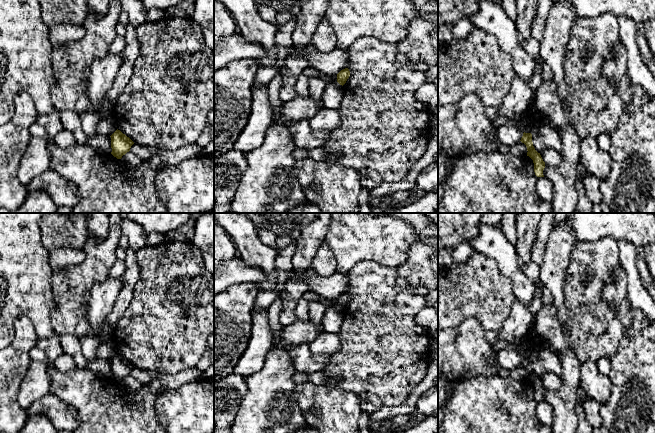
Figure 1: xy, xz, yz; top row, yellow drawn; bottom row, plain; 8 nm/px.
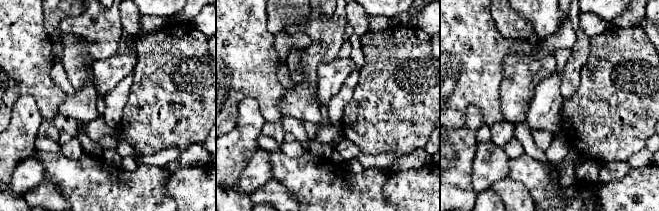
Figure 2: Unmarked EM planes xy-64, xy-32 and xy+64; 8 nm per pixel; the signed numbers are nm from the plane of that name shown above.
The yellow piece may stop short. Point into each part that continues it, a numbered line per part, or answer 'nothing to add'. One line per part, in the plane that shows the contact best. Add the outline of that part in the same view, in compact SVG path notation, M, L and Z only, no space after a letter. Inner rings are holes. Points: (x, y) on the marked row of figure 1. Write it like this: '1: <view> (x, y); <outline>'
nothing to add

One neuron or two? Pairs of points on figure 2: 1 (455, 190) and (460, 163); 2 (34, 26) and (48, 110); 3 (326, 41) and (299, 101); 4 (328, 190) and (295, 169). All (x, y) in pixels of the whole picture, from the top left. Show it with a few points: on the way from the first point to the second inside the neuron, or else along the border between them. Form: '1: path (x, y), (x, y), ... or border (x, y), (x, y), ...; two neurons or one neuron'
1: path (458, 183), (458, 170); one neuron
2: path (33, 47), (33, 78), (43, 89); one neuron
3: path (313, 56), (310, 59), (310, 81), (307, 86); one neuron
4: path (320, 186), (317, 186), (308, 177), (303, 176); one neuron

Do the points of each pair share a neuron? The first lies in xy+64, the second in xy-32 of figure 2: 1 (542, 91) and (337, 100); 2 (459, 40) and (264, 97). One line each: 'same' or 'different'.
1: different
2: same

